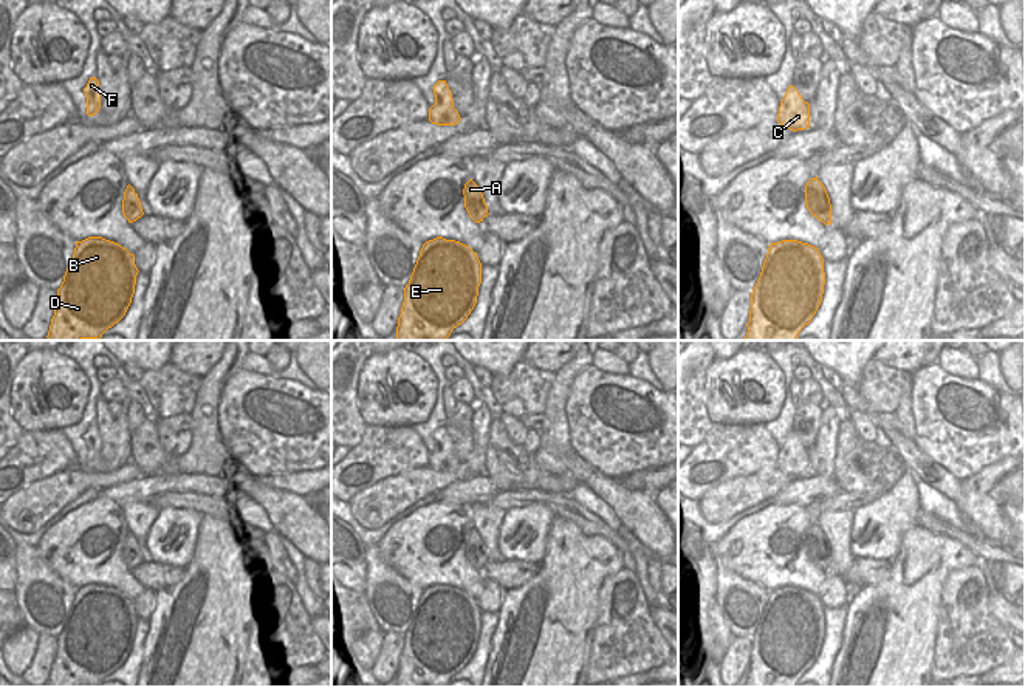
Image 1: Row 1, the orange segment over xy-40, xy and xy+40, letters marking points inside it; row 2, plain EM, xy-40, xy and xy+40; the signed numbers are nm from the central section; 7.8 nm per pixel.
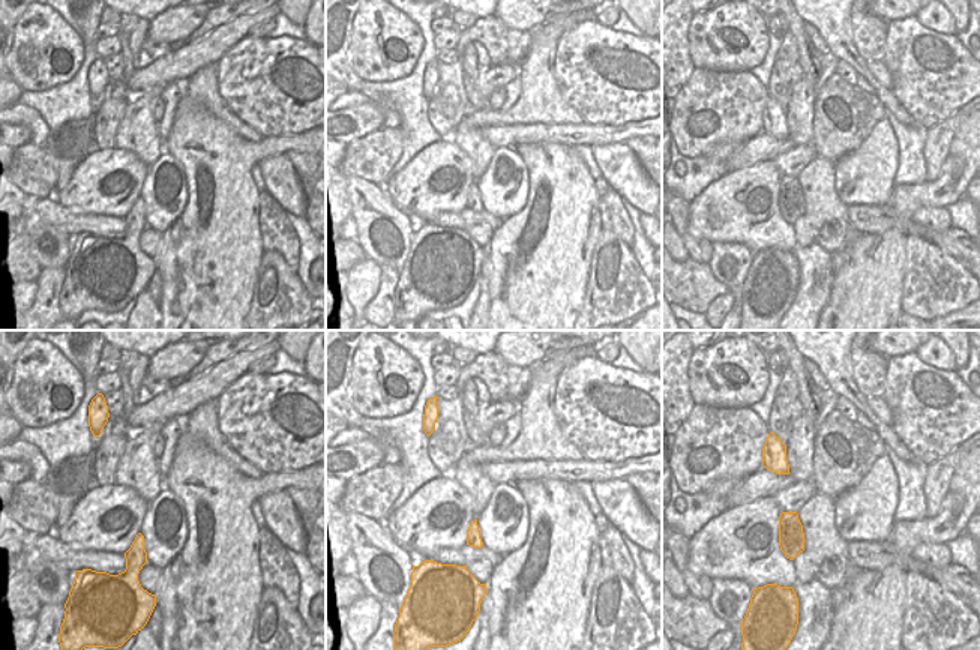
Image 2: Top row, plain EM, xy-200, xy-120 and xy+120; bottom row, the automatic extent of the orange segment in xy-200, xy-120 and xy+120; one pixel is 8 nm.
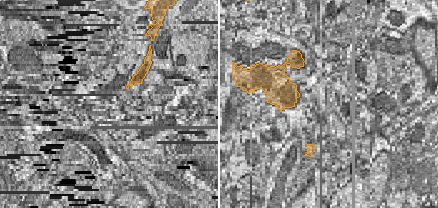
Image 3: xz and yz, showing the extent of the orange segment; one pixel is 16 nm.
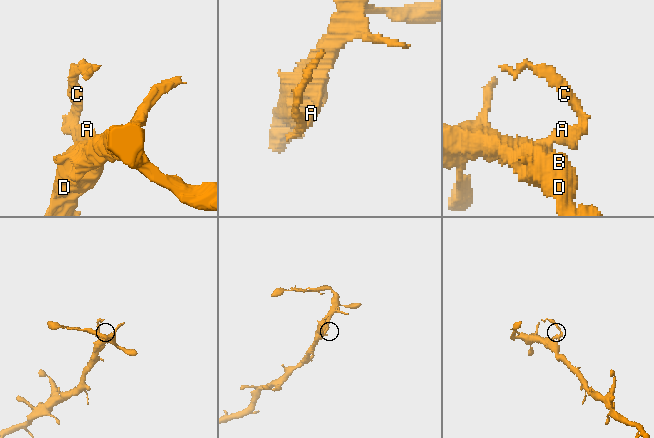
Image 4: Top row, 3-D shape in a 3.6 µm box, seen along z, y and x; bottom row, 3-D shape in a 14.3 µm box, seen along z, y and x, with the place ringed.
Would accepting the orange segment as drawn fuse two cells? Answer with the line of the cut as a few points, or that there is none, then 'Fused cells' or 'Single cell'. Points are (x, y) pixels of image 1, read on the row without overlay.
Split along xy (482, 540), (476, 548), (477, 562), (474, 567). Fused cells.

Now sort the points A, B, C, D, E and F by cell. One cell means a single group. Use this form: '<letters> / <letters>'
A C F / B D E

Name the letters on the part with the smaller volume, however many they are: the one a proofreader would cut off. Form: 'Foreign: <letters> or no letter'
Foreign: A, C, F

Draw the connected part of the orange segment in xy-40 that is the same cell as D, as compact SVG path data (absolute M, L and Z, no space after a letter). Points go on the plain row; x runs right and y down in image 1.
M102 583L76 588L57 636L48 687L101 687L127 659L135 641L135 602Z

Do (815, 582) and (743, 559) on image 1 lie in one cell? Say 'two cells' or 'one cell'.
one cell

